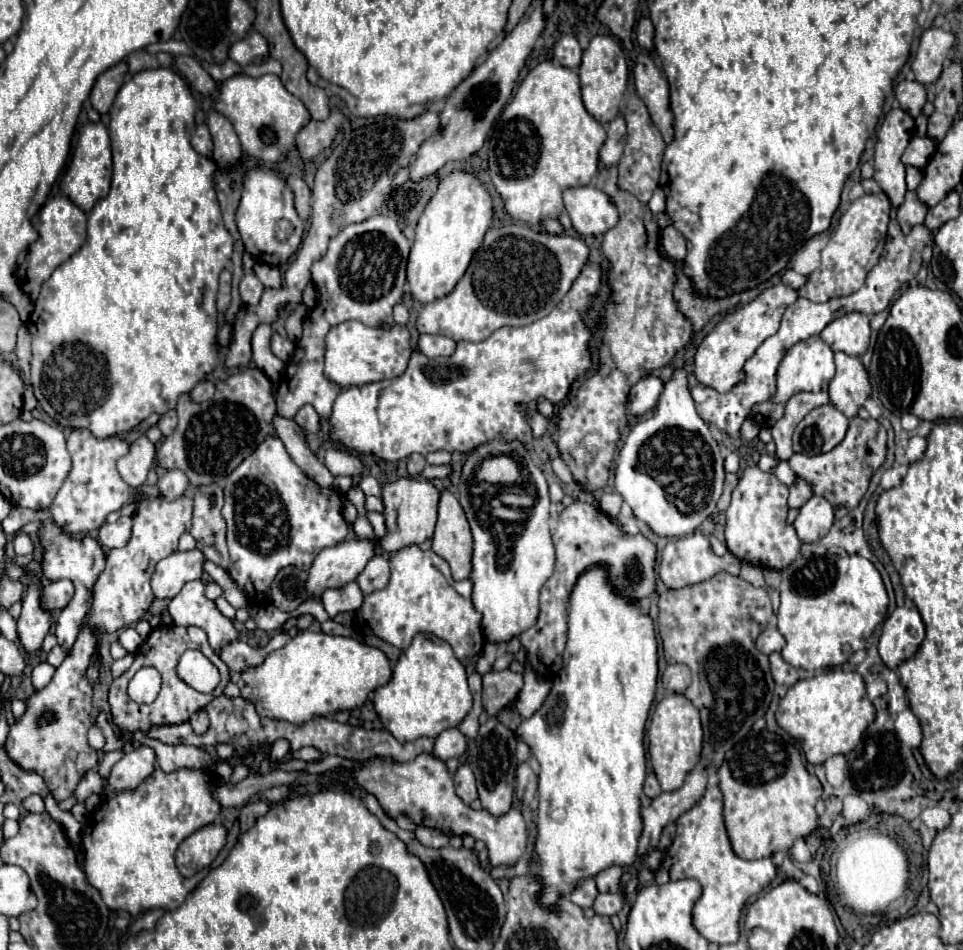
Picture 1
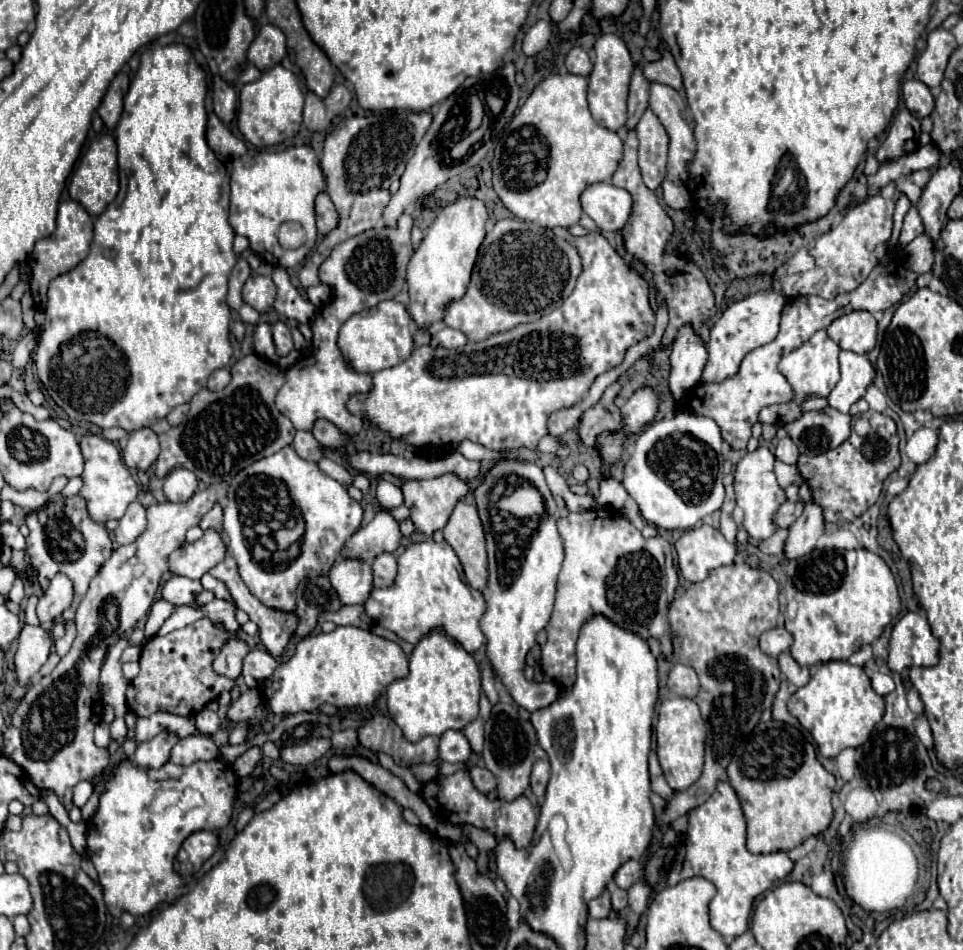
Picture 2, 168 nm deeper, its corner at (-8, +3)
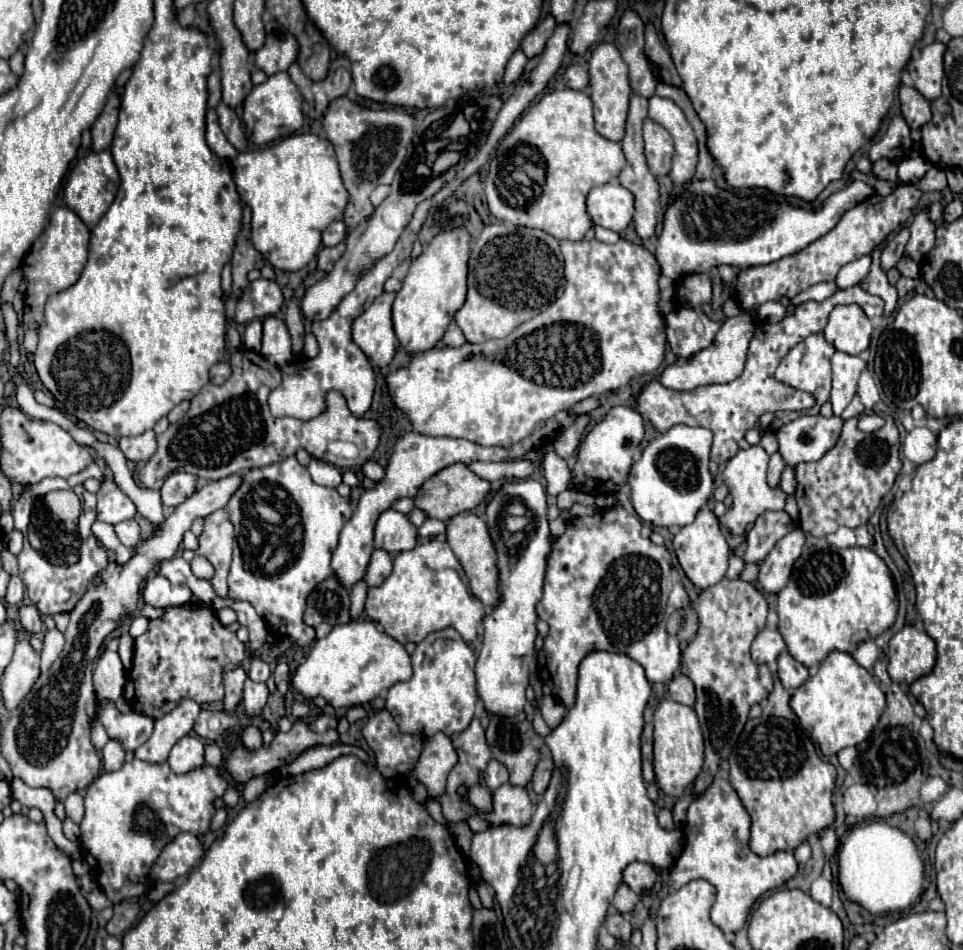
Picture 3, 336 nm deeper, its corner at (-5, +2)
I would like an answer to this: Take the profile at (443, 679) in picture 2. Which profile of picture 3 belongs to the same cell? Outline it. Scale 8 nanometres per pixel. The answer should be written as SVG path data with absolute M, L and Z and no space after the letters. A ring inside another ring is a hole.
M453 629L451 639L425 639L417 645L413 659L413 677L407 683L397 683L389 689L385 709L393 715L401 731L409 731L421 739L429 739L435 733L461 733L469 727L477 703L475 693L475 655L471 647Z

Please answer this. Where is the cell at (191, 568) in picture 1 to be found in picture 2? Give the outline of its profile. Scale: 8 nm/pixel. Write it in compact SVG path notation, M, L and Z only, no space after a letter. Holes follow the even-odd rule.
M206 530L204 536L192 544L184 544L168 558L168 568L174 576L186 576L200 580L216 564L224 560L226 542L214 530Z

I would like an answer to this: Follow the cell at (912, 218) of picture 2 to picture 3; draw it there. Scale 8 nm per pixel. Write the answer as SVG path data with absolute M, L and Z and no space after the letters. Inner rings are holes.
M903 227L895 237L889 237L889 241L885 243L885 247L881 251L881 271L889 271L891 267L895 267L899 263L899 259L903 257L903 249L905 249L907 241L909 241L907 227Z

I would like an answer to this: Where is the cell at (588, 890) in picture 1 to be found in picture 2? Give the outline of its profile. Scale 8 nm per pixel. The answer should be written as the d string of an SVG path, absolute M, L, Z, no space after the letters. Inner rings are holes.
M604 888L604 892L598 898L590 900L588 910L590 910L592 918L606 918L610 914L612 906L610 906L610 892L608 892L608 888Z

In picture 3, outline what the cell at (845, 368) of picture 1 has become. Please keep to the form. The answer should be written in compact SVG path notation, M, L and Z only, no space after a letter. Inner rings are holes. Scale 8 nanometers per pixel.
M835 351L831 358L832 389L830 402L833 403L833 413L841 415L843 409L851 403L857 393L857 379L865 369L865 361L857 355L847 355Z

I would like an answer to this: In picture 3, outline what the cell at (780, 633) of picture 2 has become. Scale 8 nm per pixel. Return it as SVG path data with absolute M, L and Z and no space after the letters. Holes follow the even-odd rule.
M763 629L751 645L751 659L755 663L771 663L779 657L781 651L785 651L785 641L781 633L777 629Z

